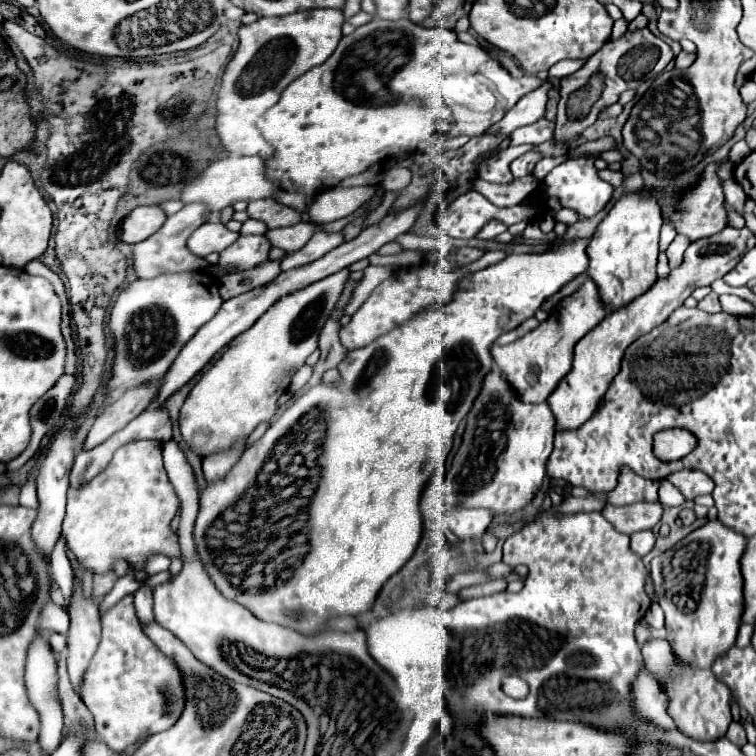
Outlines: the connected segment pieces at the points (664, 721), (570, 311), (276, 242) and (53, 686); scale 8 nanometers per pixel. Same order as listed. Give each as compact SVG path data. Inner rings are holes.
M645 669L635 679L631 697L633 697L633 707L635 707L637 717L653 721L665 729L675 727L673 719L667 715L667 697L665 697L659 681L655 677L651 677Z
M587 279L581 289L569 297L565 297L557 311L549 315L547 321L543 321L535 331L527 333L519 341L499 347L493 345L493 359L501 371L501 377L515 389L517 397L523 403L543 403L551 391L557 387L557 383L569 373L571 361L573 361L573 347L575 343L587 335L599 321L603 321L605 309L599 303L599 291L597 285L593 285L591 279Z
M297 223L293 227L281 227L281 229L271 229L267 231L267 237L271 241L273 247L281 247L283 251L287 253L293 253L297 249L301 249L309 239L311 235L315 233L317 229L313 229L311 223Z
M39 633L37 639L33 641L29 655L27 655L27 673L25 673L25 683L27 683L27 693L31 703L35 705L37 713L41 715L41 733L39 733L39 743L41 749L49 755L53 753L59 743L61 743L61 731L63 731L63 713L61 713L61 705L57 699L57 661L55 655L45 639L45 633Z

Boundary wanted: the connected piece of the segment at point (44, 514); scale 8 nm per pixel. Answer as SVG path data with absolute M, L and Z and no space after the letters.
M61 431L61 435L55 437L49 455L45 457L39 475L37 475L37 495L39 495L39 515L37 521L33 525L33 539L35 545L43 551L45 559L51 561L51 551L53 545L57 543L59 535L61 535L61 523L65 517L65 499L67 499L67 489L69 489L69 471L73 467L73 441L75 437L71 435L71 431Z

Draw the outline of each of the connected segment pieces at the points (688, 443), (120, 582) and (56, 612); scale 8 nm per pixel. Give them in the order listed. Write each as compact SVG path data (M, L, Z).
M667 429L659 431L655 435L655 455L663 461L673 461L685 457L693 447L697 439L685 431L685 429Z
M129 564L129 571L126 575L121 578L118 578L113 589L104 597L104 600L99 606L100 618L119 602L124 596L128 594L134 594L141 586L142 582L138 582L134 577L133 566Z
M47 601L47 605L41 611L41 619L39 619L39 627L41 631L49 631L49 633L67 633L69 629L69 615L65 613L63 607L55 605L53 601Z

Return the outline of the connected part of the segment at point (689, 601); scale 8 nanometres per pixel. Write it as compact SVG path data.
M713 519L651 561L657 603L665 611L665 627L673 639L671 647L681 661L709 669L719 655L735 645L745 605L739 565L745 545L745 535Z

